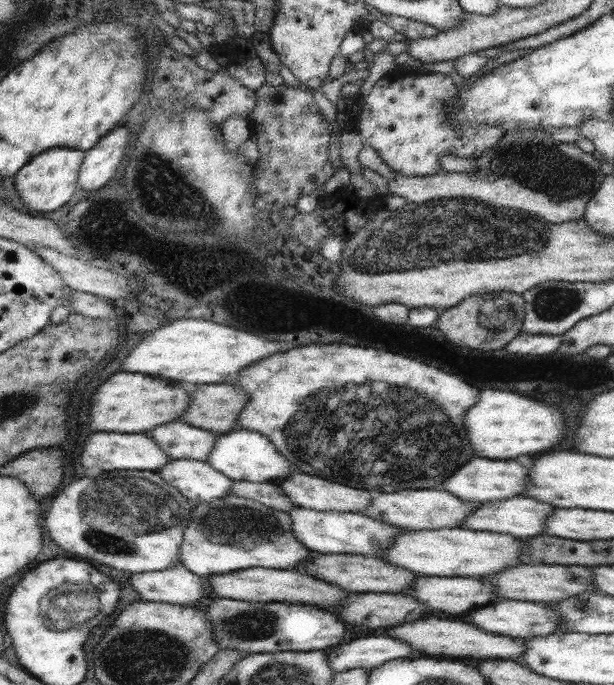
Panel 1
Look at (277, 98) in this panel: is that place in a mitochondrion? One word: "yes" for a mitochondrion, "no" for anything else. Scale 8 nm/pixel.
no

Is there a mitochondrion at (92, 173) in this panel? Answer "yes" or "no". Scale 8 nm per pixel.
no

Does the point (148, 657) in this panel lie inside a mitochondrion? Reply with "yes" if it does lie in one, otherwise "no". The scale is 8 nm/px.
yes

